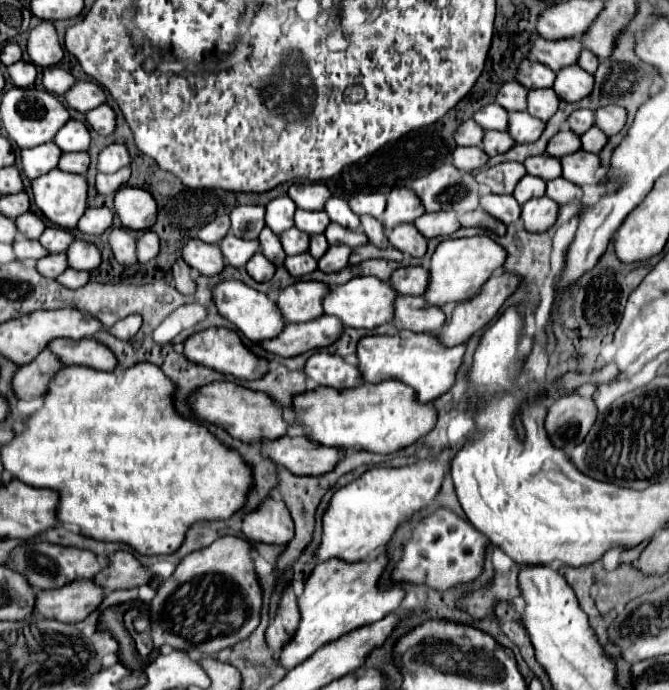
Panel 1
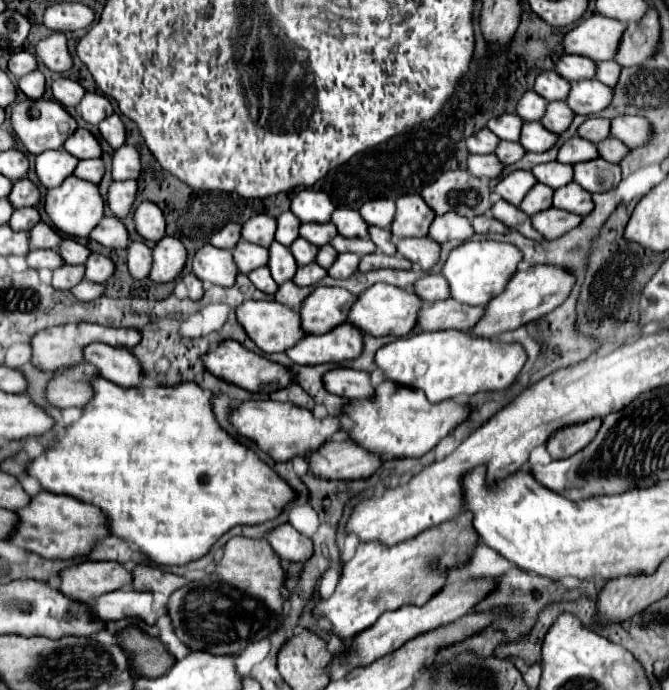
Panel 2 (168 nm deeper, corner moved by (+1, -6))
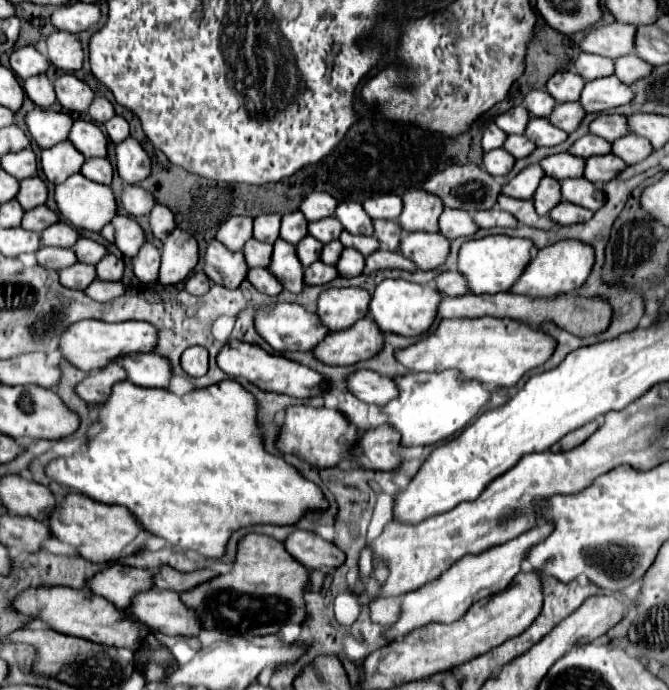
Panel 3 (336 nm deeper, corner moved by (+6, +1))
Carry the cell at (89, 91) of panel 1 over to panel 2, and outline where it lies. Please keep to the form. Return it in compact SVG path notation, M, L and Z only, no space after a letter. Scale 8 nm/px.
M86 93L78 105L78 111L80 111L82 119L92 125L98 125L102 119L106 119L108 115L114 113L108 97L100 95L100 93Z

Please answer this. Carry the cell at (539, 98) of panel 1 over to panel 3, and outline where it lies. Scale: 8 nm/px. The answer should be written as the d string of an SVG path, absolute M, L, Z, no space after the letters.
M567 102L567 104L557 104L557 108L553 110L553 114L549 116L549 122L561 130L565 130L567 134L575 132L579 128L579 124L585 118L585 110L581 108L579 102Z

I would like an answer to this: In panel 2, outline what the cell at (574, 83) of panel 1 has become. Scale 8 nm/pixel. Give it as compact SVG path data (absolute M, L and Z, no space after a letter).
M598 79L570 81L570 95L566 97L568 107L578 115L596 115L610 105L612 89Z

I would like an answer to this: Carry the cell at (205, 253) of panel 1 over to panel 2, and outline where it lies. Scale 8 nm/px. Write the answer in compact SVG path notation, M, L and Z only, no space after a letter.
M204 245L196 251L192 259L192 271L200 281L220 287L232 287L238 275L232 253L228 249L216 249L212 245Z

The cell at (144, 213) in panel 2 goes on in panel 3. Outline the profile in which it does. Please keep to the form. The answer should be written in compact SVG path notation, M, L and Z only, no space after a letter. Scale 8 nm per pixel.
M157 204L151 214L149 214L149 222L151 222L151 230L155 234L155 238L163 240L173 228L175 228L175 216L167 206Z

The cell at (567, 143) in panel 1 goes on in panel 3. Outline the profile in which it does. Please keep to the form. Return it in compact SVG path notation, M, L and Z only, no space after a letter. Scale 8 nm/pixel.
M587 134L583 138L579 138L571 150L573 156L581 156L581 158L589 158L589 156L599 156L599 154L609 154L611 152L611 142L597 138L593 134Z

